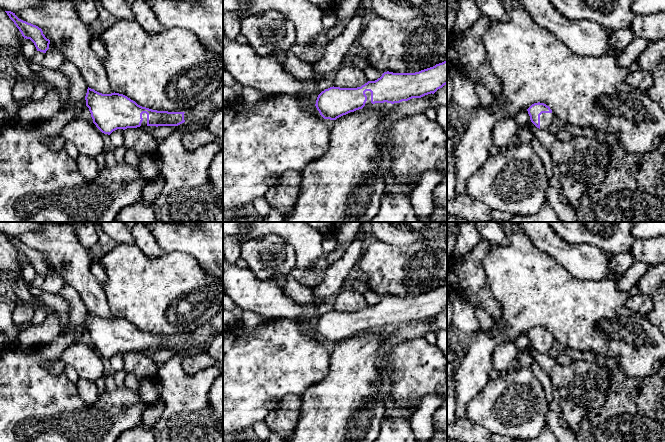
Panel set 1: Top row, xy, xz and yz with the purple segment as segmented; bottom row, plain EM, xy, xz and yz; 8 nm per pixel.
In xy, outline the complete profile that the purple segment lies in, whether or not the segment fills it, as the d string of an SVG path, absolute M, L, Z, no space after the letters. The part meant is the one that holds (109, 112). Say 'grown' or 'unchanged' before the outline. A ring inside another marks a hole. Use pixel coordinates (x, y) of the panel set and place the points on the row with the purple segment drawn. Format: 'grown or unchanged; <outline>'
grown; M88 87L85 96L93 123L104 134L110 135L117 129L137 128L140 126L178 126L185 122L185 112L157 111L138 105L135 101L119 93L102 94Z

